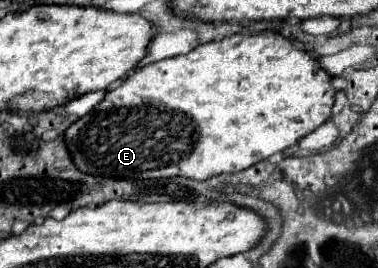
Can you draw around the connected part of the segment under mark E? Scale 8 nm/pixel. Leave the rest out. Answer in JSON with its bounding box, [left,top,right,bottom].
[65,29,339,181]

